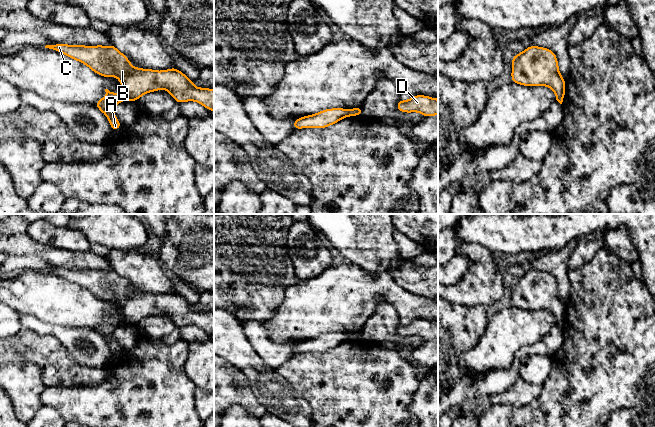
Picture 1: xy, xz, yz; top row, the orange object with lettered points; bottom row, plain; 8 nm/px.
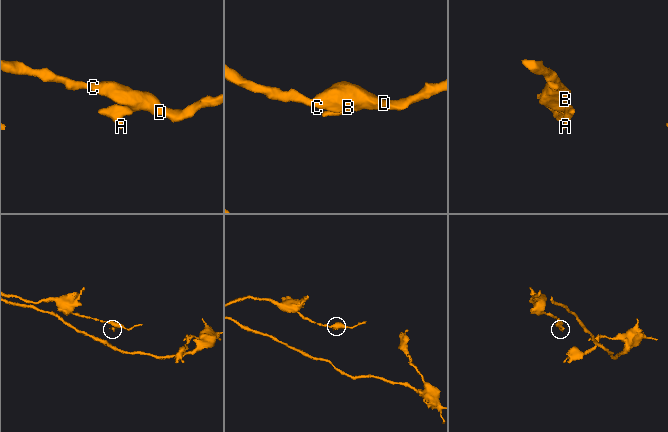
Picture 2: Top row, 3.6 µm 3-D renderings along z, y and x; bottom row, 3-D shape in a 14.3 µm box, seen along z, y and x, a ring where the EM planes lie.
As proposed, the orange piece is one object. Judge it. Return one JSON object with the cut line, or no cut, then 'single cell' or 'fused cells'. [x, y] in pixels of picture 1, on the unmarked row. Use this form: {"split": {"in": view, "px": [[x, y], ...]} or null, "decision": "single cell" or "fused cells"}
{"split": null, "decision": "single cell"}

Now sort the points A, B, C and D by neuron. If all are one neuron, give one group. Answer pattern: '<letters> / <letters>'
A B C D

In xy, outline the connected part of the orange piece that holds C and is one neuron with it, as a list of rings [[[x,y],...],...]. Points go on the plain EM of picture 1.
[[[56,267],[46,269],[45,272],[77,284],[101,300],[118,302],[124,317],[111,317],[105,313],[107,319],[95,328],[108,342],[112,355],[122,350],[114,338],[114,331],[119,326],[138,325],[142,319],[160,313],[167,314],[177,327],[196,325],[209,335],[214,335],[214,314],[195,311],[193,305],[174,290],[163,295],[133,291],[128,282],[114,269],[84,270]]]

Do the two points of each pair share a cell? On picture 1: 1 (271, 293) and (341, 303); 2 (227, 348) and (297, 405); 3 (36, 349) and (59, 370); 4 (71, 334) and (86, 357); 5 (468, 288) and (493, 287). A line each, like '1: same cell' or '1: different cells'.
1: different cells
2: same cell
3: same cell
4: same cell
5: same cell

